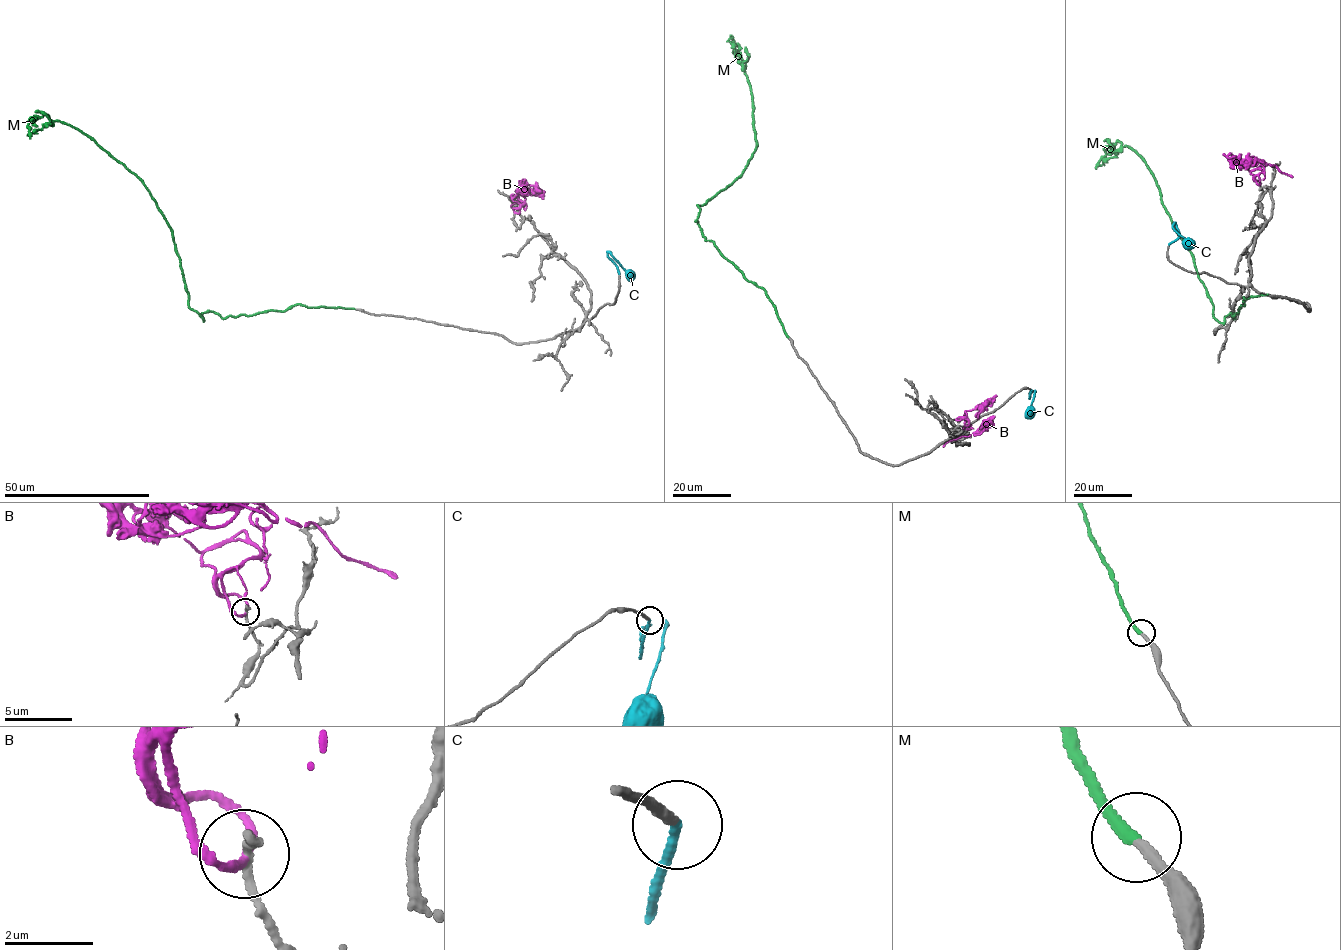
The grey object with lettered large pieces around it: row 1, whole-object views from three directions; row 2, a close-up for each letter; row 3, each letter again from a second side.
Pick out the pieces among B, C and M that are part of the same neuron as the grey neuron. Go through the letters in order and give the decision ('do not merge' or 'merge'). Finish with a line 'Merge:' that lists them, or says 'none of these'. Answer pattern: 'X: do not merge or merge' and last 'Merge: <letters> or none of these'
B: do not merge
C: merge
M: merge
Merge: C, M

